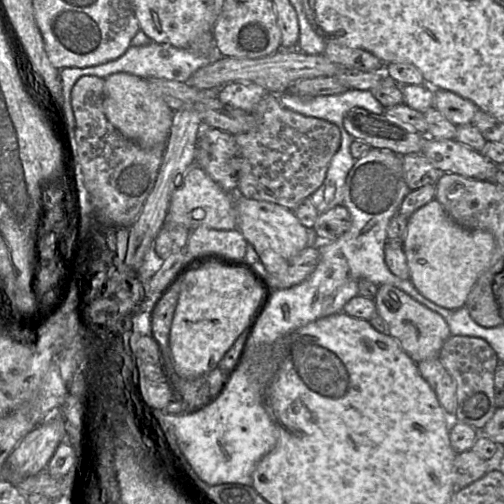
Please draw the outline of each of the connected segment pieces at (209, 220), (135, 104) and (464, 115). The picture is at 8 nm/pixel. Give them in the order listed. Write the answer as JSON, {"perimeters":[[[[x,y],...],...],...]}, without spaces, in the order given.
{"perimeters":[[[[199,165],[186,173],[184,182],[171,197],[166,223],[177,223],[189,230],[210,227],[218,230],[238,229],[234,193],[223,190]]],[[[125,72],[105,78],[104,112],[115,128],[144,148],[165,146],[174,115],[174,111],[153,90],[146,79]]],[[[437,89],[433,92],[432,107],[455,126],[471,123],[478,110],[478,106],[472,101],[443,89]]]]}

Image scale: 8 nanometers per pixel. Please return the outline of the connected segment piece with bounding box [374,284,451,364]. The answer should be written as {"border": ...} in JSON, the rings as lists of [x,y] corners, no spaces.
{"border":[[[389,284],[379,285],[374,301],[378,315],[388,325],[389,335],[399,342],[402,349],[416,364],[424,360],[438,358],[443,344],[451,336],[449,325],[440,314]]]}

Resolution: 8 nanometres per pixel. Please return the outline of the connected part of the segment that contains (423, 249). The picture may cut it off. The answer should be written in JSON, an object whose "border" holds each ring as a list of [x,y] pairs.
{"border":[[[433,199],[408,218],[403,250],[410,281],[417,291],[443,308],[456,309],[465,306],[476,280],[489,269],[494,237],[489,231],[471,230],[457,224]]]}

